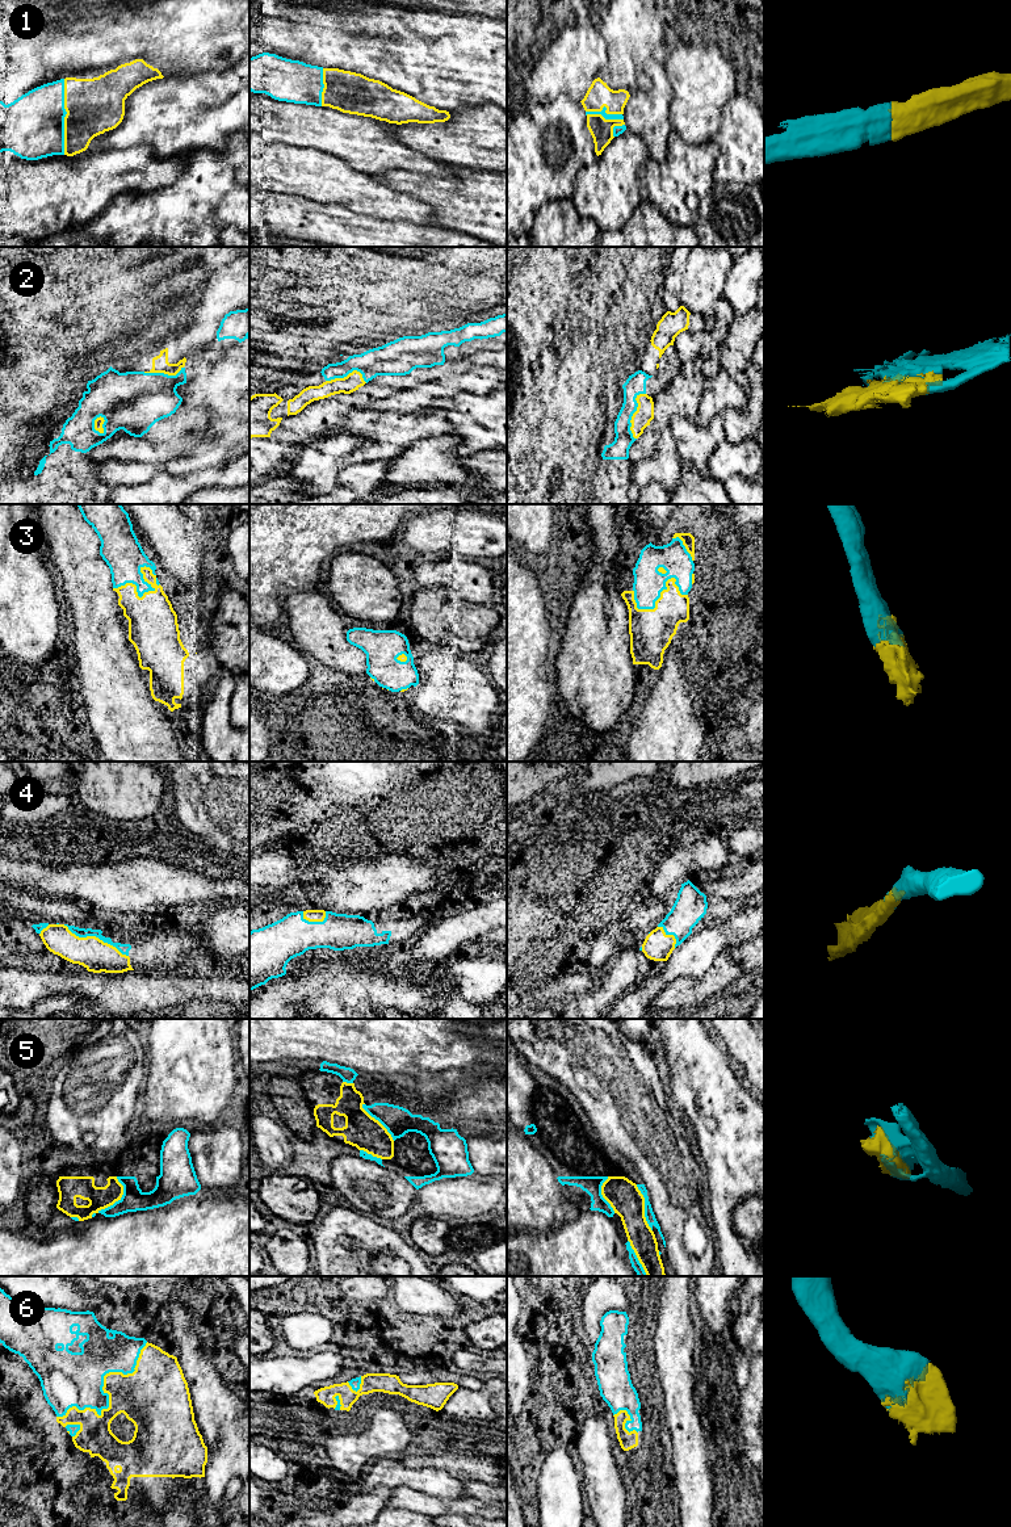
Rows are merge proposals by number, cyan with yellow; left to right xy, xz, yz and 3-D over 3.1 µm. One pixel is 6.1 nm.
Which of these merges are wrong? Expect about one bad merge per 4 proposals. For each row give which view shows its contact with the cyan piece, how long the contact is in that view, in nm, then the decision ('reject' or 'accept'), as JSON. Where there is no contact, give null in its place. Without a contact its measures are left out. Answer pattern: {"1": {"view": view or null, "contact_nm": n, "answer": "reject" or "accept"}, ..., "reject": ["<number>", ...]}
{"1": {"view": "yz", "contact_nm": 240, "answer": "accept"}, "2": {"view": "yz", "contact_nm": 300, "answer": "accept"}, "3": {"view": "xy", "contact_nm": 280, "answer": "accept"}, "4": {"view": "xy", "contact_nm": 440, "answer": "accept"}, "5": {"view": "xy", "contact_nm": 260, "answer": "reject"}, "6": {"view": "xy", "contact_nm": 700, "answer": "accept"}, "reject": ["5"]}

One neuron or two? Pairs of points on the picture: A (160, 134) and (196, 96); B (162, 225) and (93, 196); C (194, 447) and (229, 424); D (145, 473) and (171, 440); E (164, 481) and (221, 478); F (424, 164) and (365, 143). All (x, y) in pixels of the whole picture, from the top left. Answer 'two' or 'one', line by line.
A: one
B: two
C: one
D: two
E: one
F: one

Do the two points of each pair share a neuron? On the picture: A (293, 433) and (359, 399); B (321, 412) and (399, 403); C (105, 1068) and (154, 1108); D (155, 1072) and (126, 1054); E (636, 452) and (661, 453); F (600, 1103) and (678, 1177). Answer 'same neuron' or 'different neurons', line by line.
A: same neuron
B: different neurons
C: different neurons
D: different neurons
E: different neurons
F: same neuron

